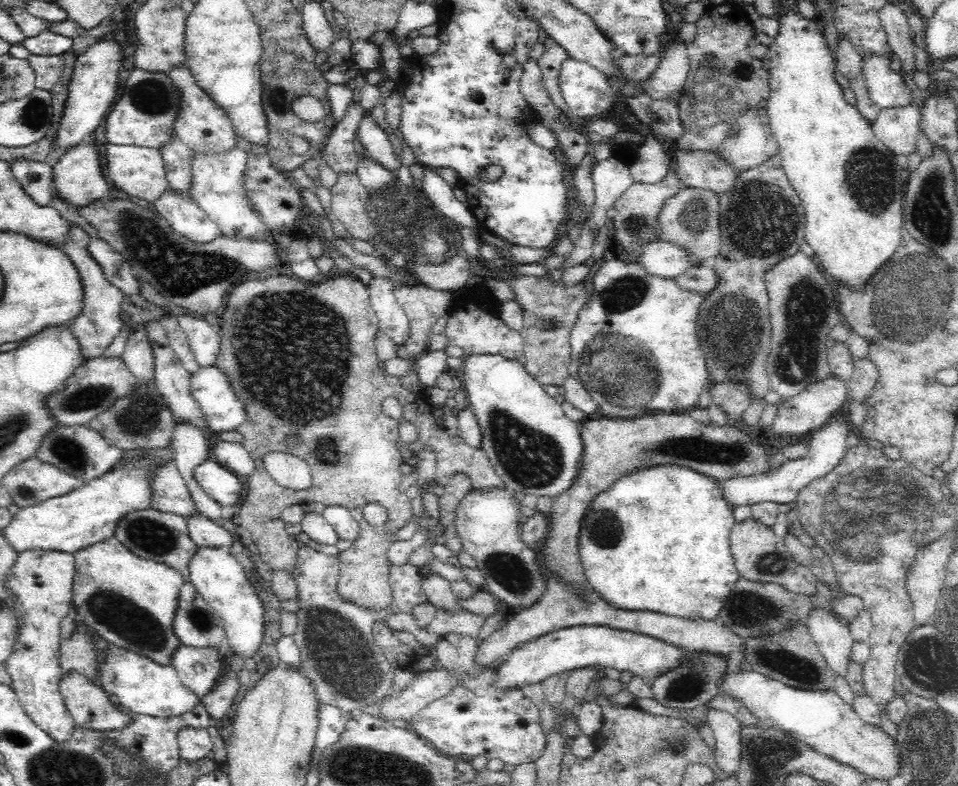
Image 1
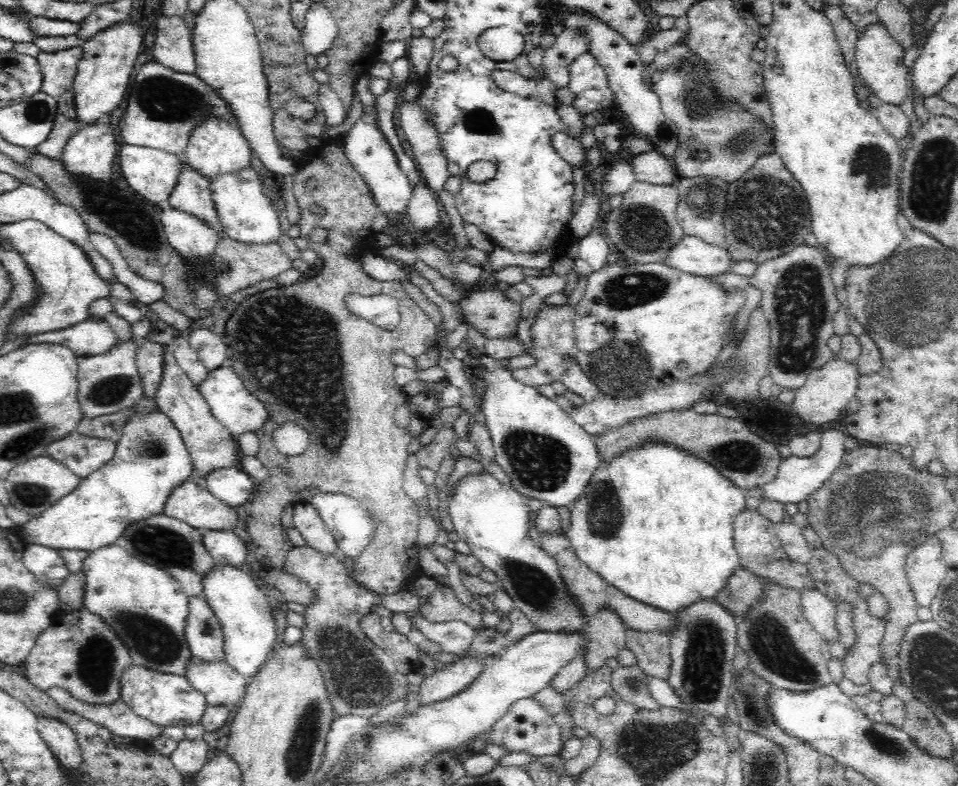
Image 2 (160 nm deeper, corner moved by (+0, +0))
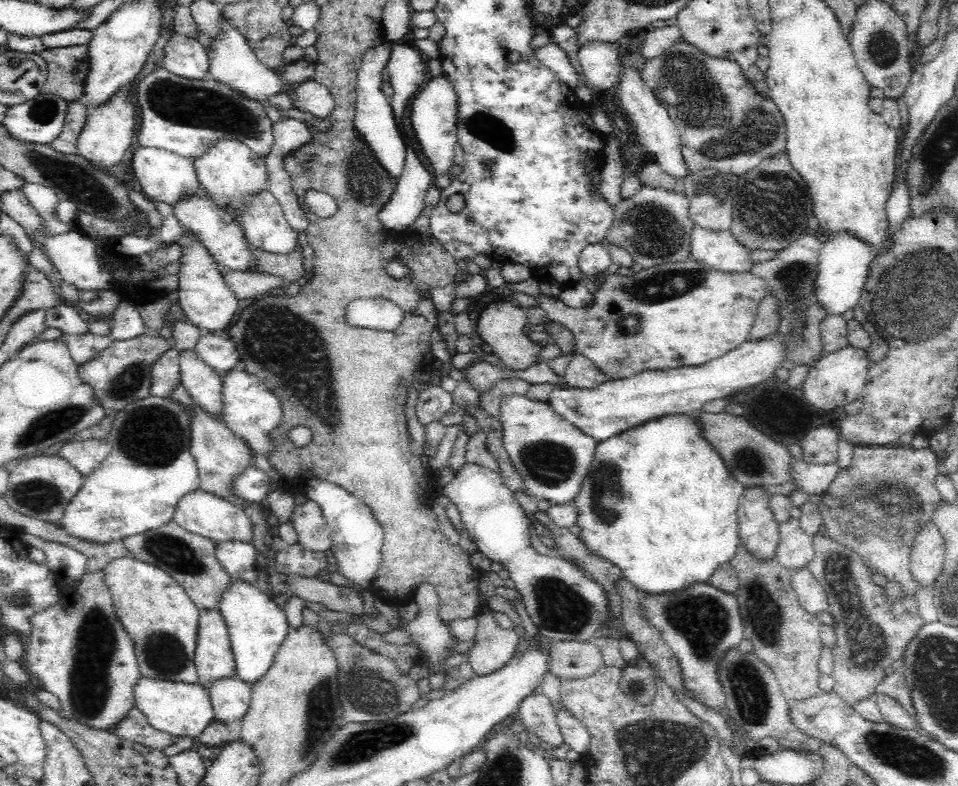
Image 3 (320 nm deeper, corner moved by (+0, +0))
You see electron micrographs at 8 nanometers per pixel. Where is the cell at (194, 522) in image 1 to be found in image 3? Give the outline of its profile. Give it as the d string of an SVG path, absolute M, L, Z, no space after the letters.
M220 541L215 542L215 555L232 579L255 583L258 578L256 569L256 550L252 542Z

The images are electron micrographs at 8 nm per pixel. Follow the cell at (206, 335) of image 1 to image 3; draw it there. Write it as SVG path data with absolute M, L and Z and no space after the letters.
M212 332L202 335L194 346L198 356L220 376L227 370L240 366L239 354L232 340L221 338Z

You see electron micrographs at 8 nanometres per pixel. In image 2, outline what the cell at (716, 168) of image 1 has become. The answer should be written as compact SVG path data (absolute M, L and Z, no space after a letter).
M684 43L676 44L669 50L659 53L652 62L645 65L642 71L644 86L655 92L661 102L661 109L666 118L676 123L678 146L672 158L678 178L696 178L707 176L719 178L722 182L731 183L739 179L758 157L774 150L774 133L765 130L745 110L730 106L721 110L715 104L711 93L711 82L705 78L704 63L700 61Z

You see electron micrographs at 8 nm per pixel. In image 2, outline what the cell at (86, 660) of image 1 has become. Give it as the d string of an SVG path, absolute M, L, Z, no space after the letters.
M83 606L69 614L62 611L52 618L52 626L41 631L35 640L28 658L23 661L28 667L26 678L40 691L48 690L51 686L64 687L76 698L92 704L111 703L119 700L119 682L123 671L132 663L130 653L116 635L104 624L101 618L90 614Z

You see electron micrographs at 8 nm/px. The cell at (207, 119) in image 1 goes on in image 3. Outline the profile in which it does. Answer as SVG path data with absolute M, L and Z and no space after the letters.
M214 139L201 155L196 155L192 159L192 164L203 192L208 193L228 212L227 205L230 202L241 202L248 193L257 193L268 186L265 159L238 139Z

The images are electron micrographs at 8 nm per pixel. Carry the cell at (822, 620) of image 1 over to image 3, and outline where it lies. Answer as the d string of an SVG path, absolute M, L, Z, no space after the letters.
M807 566L792 571L791 579L799 603L810 616L829 611L826 591Z

